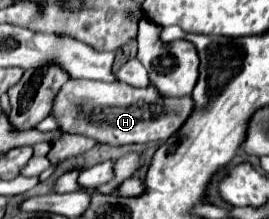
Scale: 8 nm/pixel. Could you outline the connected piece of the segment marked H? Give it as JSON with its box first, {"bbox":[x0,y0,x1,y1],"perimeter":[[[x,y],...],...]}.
{"bbox":[52,79,192,145],"perimeter":[[[70,79],[56,95],[52,115],[66,133],[80,133],[108,145],[166,141],[192,113],[192,95],[160,97],[154,85],[136,89],[124,83],[98,83]]]}

